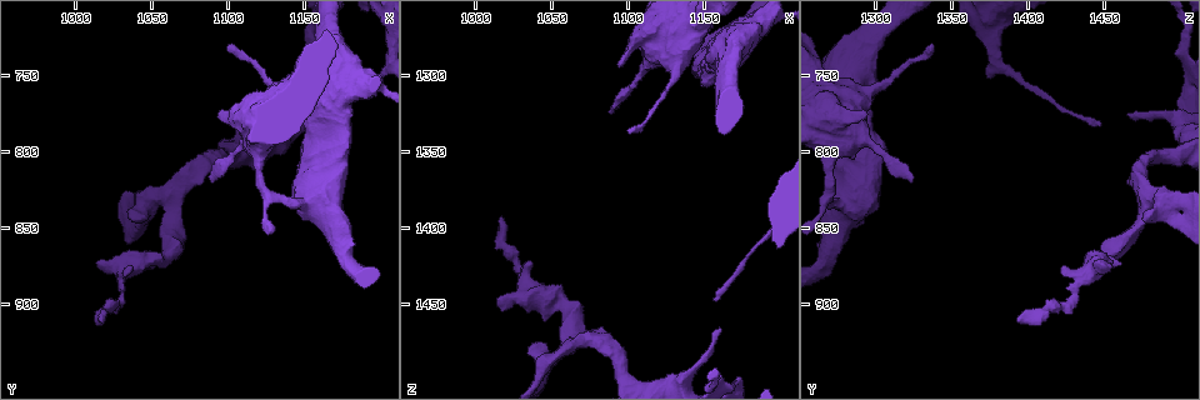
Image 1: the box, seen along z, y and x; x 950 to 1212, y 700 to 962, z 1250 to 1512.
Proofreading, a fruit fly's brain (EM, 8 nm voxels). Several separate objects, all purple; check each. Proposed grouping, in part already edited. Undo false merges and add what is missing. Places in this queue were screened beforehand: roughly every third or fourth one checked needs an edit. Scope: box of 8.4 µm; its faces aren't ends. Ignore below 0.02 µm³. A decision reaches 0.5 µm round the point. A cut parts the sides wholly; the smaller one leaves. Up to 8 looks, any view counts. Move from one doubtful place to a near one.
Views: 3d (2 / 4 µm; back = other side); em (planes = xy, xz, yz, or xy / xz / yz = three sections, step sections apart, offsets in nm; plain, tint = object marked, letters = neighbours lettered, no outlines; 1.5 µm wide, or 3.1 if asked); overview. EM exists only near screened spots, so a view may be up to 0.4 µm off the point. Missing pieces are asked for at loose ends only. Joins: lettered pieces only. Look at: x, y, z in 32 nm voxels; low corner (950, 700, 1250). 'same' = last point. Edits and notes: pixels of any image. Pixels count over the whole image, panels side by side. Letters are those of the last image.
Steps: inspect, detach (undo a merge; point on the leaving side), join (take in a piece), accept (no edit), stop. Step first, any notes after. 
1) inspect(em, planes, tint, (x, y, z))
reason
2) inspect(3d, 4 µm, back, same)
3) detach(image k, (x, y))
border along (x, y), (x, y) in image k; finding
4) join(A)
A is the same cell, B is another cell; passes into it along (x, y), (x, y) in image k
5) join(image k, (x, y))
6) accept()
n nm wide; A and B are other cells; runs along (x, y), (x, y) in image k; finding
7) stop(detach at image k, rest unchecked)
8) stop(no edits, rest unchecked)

inspect(em, yz, step 4, tint, (1094, 778, 1294))
an open end

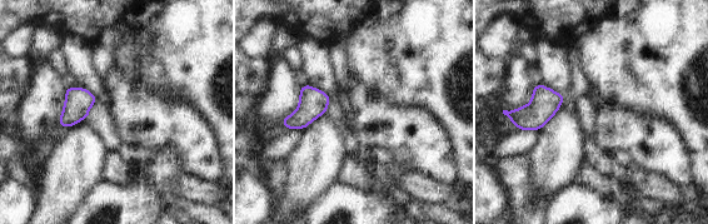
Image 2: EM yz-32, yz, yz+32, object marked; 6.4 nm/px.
inspect(em, planes, letters, same)
another direction

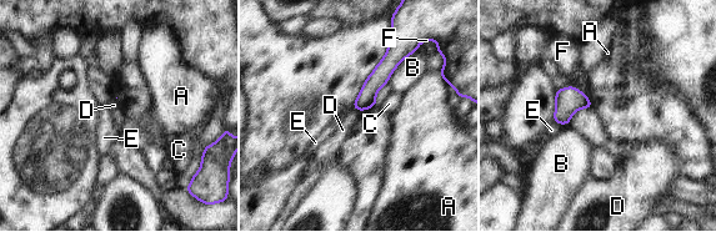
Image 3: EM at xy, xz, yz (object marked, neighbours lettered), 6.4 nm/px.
accept()
B touches over 280 nm; A, B, C, D, E and F are other cells; border along (354, 107), (361, 111) in image 3; none of them fits

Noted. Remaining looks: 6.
inspect(em, planes, plain, (1020, 912, 1396))
free end

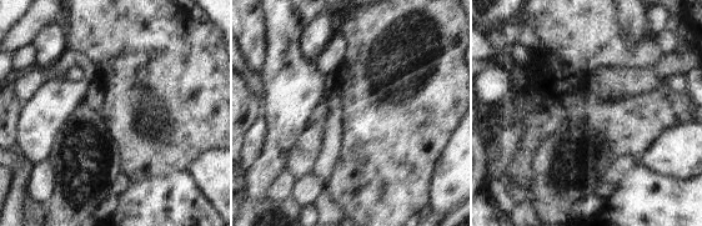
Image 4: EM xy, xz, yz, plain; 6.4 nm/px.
inspect(em, planes, letters, same)

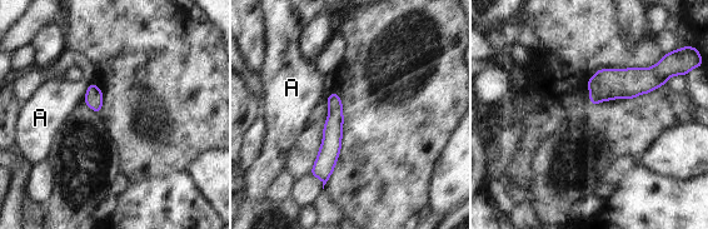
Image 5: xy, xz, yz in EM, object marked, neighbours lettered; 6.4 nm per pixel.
accept()
A is another cell; border along (89, 84), (83, 100) in image 5; no lettered piece goes on from it

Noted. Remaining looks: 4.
inspect(em, planes, tint, (1156, 782, 1448))
end of a long branch

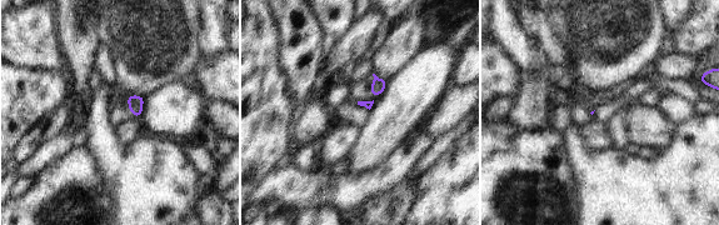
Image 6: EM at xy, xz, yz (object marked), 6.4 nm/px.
inspect(em, planes, letters, same)
what lies round it

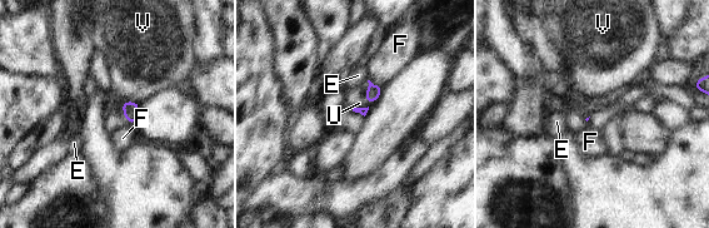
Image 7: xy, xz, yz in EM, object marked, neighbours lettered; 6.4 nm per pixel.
join(U)
U touches over 160 nm; U is the same cell, E, F and V are other cells; the neuron continues

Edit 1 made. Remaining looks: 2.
stop(join at image 7, rest unchecked)

